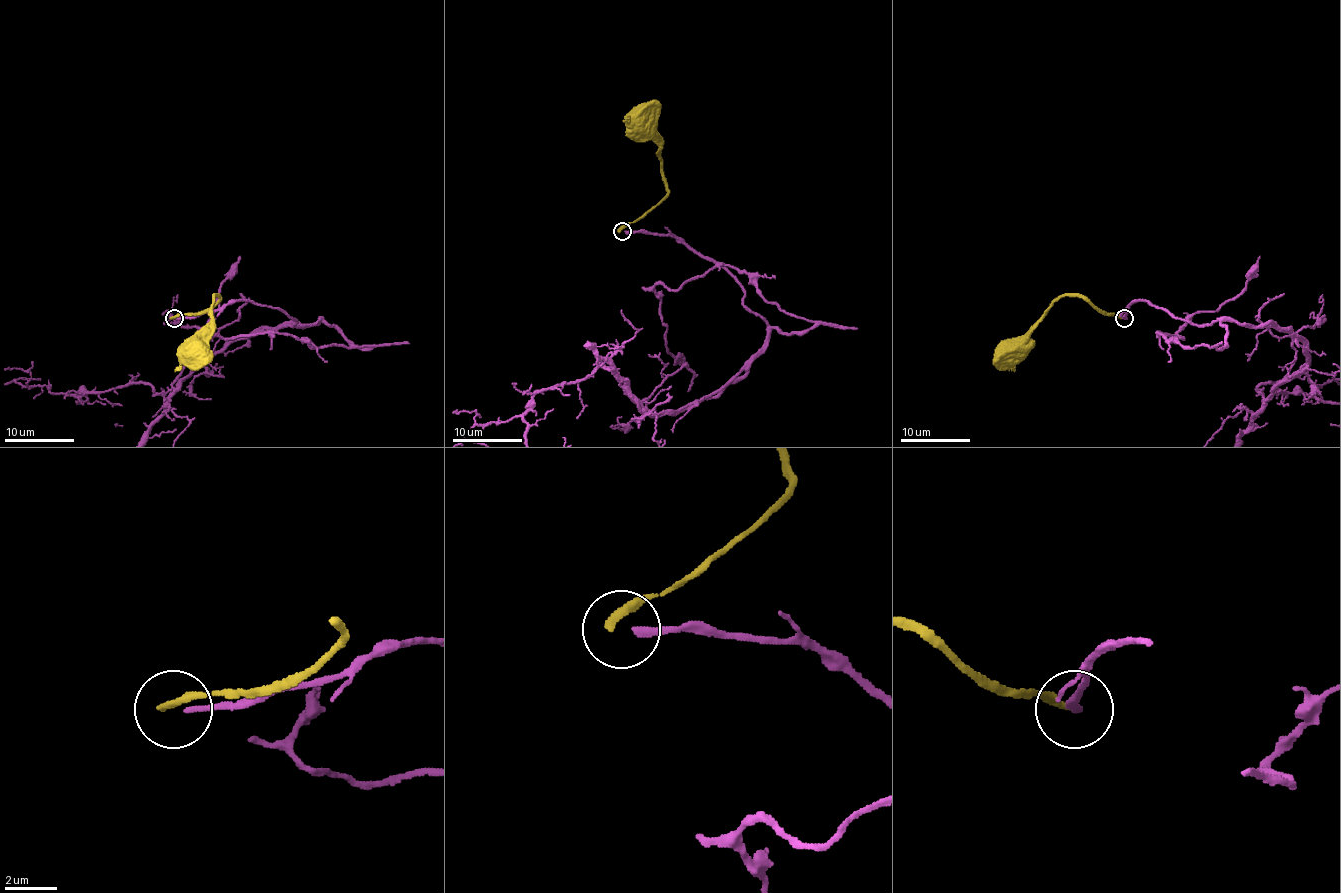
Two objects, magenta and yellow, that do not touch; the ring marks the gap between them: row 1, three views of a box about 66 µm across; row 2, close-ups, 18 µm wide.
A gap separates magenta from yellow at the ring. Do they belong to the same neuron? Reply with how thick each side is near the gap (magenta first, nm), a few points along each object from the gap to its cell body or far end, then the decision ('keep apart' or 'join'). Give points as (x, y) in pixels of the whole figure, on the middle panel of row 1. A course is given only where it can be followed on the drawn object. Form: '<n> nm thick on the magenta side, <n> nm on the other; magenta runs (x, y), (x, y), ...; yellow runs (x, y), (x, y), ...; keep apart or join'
260 nm thick on the magenta side, 280 nm on the other; yellow runs (622, 230), (642, 218), (667, 193), (660, 146), (648, 134), (646, 123), (639, 114); keep apart

